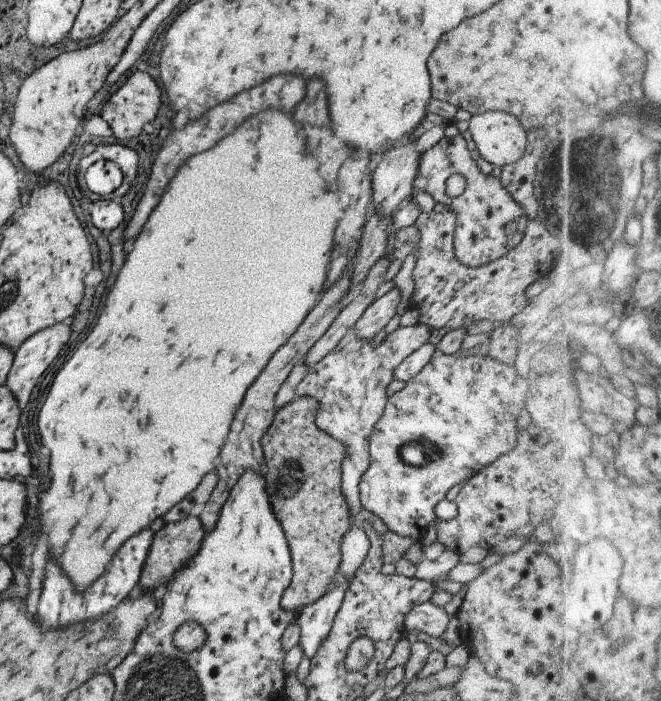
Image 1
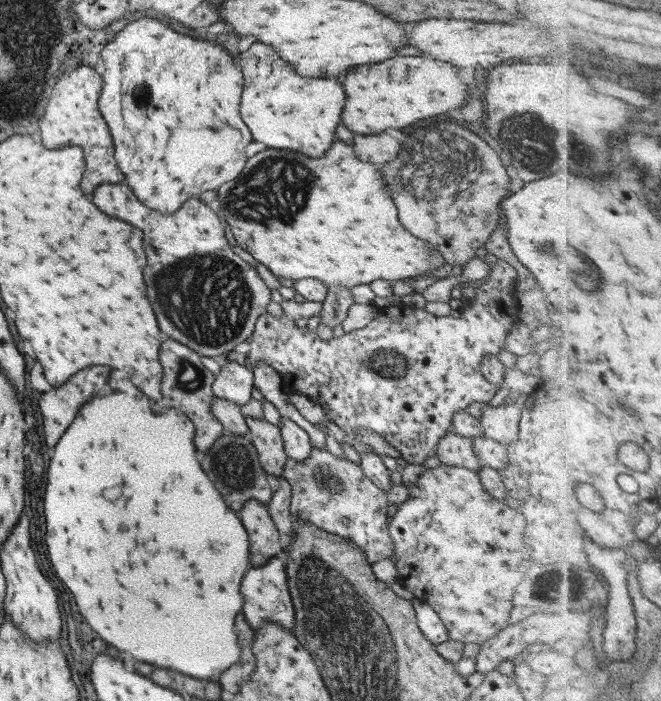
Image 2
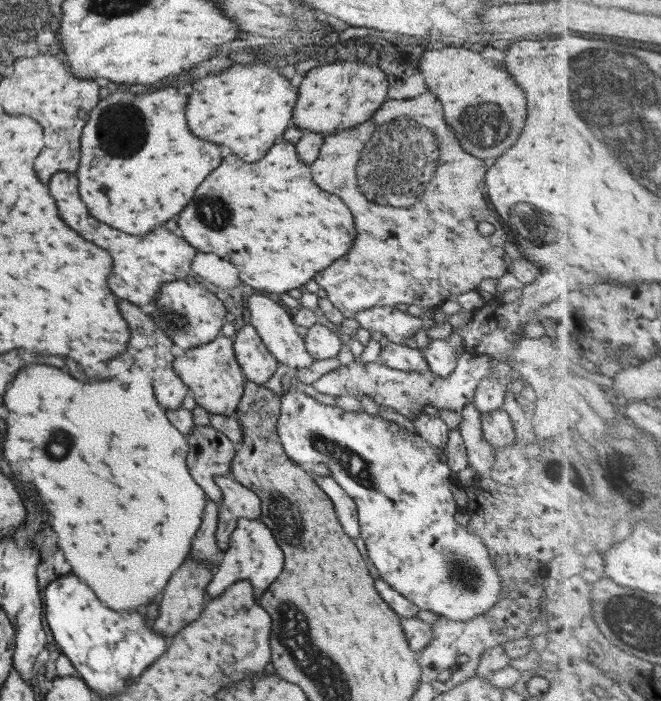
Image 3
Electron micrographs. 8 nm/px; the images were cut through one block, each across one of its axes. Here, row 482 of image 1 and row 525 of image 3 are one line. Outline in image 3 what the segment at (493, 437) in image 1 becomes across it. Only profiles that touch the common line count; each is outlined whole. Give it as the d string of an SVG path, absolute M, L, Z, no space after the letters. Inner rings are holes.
M292 385L289 391L281 397L280 401L280 418L277 421L277 428L283 449L288 455L288 458L303 467L309 468L322 463L330 469L330 476L336 480L346 491L346 494L349 494L350 498L353 498L356 503L361 538L364 539L370 560L376 566L379 576L394 590L397 590L401 595L410 599L410 602L413 602L419 609L436 613L438 616L449 618L451 621L470 620L472 617L485 613L498 602L501 578L498 576L495 564L491 561L489 550L486 548L484 542L482 542L482 539L476 534L470 534L470 531L466 531L466 527L458 525L454 520L454 514L460 510L452 491L452 486L454 485L452 481L453 476L449 466L440 462L439 455L436 453L434 447L428 444L418 434L409 433L392 421L383 420L380 416L371 416L364 410L361 410L359 413L352 413L344 412L336 405L325 406L323 403L317 402L312 396L296 389Z

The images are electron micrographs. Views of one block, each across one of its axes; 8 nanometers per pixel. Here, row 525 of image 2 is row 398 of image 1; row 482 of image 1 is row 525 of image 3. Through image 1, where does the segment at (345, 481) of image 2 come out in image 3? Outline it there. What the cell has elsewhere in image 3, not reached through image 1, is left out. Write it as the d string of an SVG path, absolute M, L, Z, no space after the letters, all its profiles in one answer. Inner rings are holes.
M316 476L313 479L333 502L339 523L344 533L352 539L361 537L356 503L353 498L331 476Z

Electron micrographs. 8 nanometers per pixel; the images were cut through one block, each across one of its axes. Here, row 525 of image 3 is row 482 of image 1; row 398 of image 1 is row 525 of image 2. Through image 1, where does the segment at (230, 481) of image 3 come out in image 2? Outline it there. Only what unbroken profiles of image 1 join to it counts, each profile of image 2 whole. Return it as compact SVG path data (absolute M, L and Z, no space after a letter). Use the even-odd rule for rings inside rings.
M250 499L238 515L250 538L250 567L262 566L272 557L282 557L280 534L265 503Z

